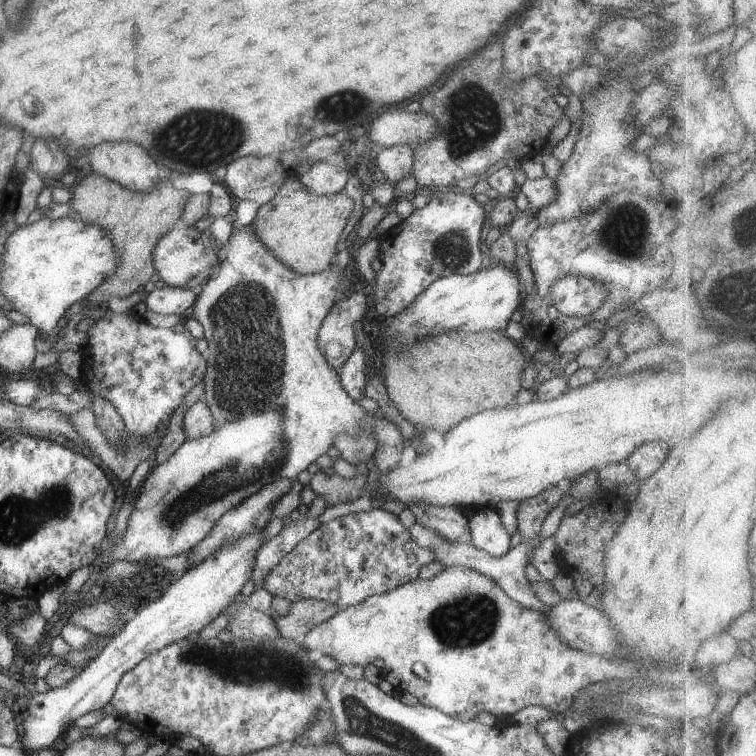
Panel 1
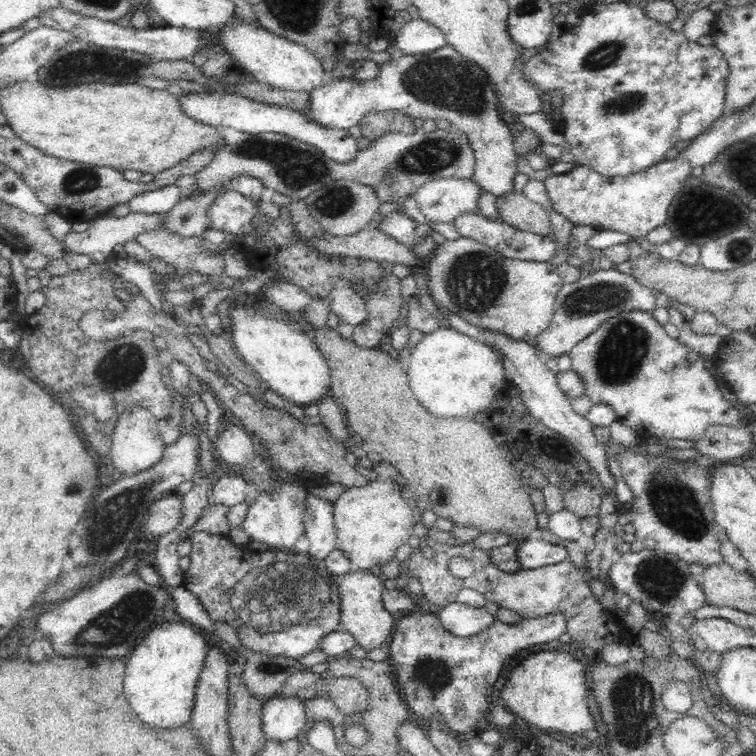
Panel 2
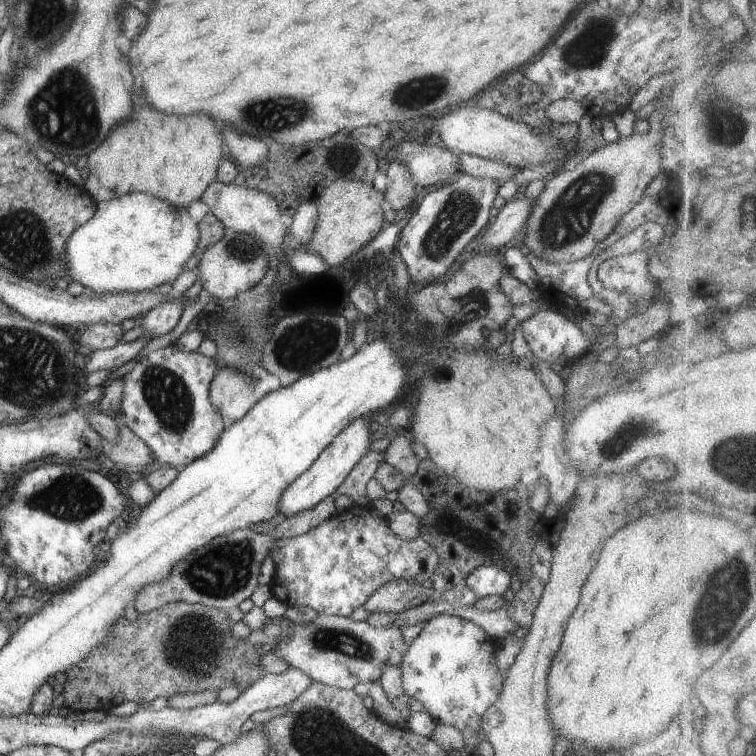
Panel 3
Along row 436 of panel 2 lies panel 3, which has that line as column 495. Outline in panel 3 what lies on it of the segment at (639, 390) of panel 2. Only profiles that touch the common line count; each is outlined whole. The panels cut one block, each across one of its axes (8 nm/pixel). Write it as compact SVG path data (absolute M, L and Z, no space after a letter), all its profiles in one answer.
M456 614L434 615L425 622L423 635L411 642L399 666L402 686L408 696L421 702L425 712L430 714L436 723L459 728L465 739L465 753L477 748L476 738L485 738L481 729L482 714L496 702L504 684L506 670L498 672L495 665L499 643L491 639L482 627Z

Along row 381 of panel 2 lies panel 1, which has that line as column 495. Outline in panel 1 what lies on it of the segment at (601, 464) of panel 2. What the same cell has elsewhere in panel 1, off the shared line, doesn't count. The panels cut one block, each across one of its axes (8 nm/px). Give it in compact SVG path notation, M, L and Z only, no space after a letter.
M494 505L476 508L469 518L469 542L494 557L505 556L510 549L511 536L500 520Z

